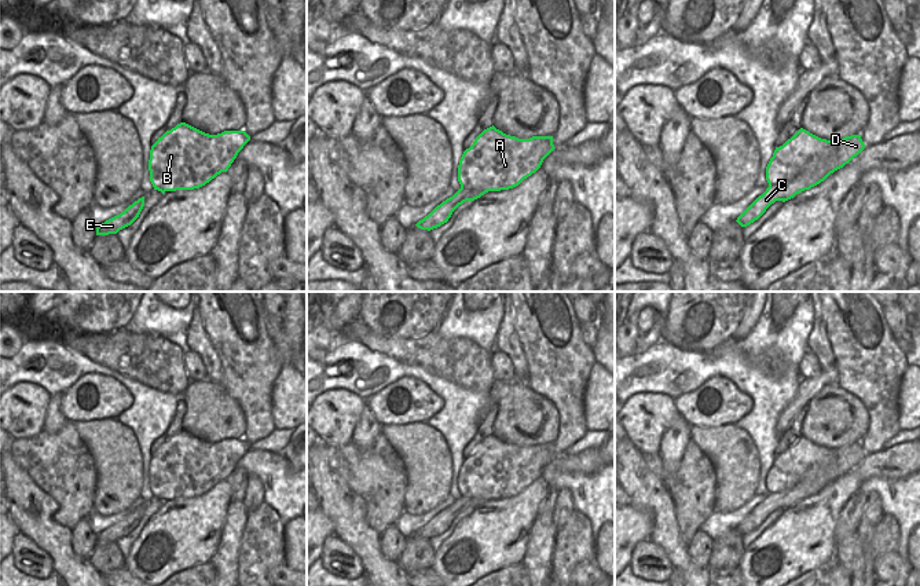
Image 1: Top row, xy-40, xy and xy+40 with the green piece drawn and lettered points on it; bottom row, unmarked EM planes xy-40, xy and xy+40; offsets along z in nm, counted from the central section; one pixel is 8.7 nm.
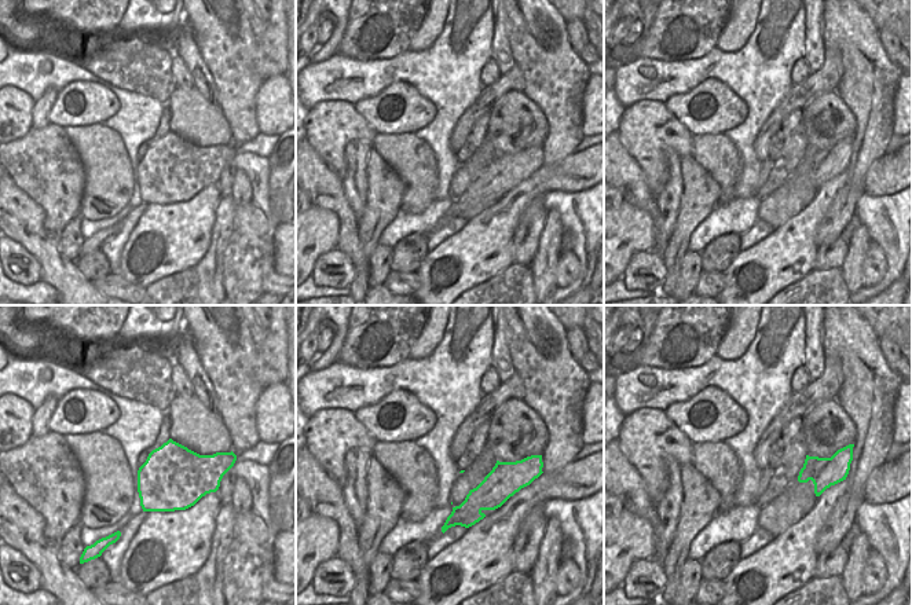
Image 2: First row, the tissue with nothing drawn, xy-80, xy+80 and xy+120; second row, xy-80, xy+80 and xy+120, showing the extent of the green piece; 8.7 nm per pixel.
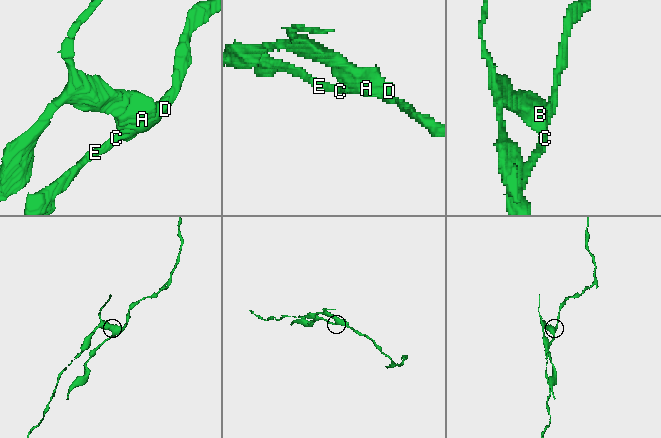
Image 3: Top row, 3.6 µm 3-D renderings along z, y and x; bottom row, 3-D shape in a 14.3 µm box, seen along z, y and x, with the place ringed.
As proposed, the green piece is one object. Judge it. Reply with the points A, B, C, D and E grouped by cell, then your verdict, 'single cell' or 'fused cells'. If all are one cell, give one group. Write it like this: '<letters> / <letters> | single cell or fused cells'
A B / C D E | fused cells

